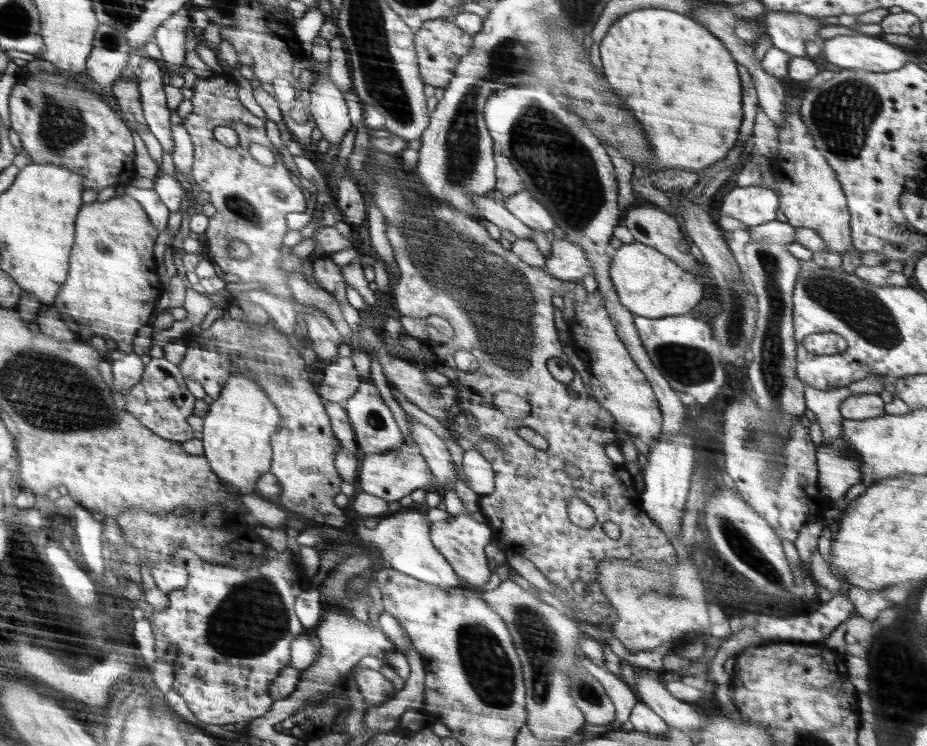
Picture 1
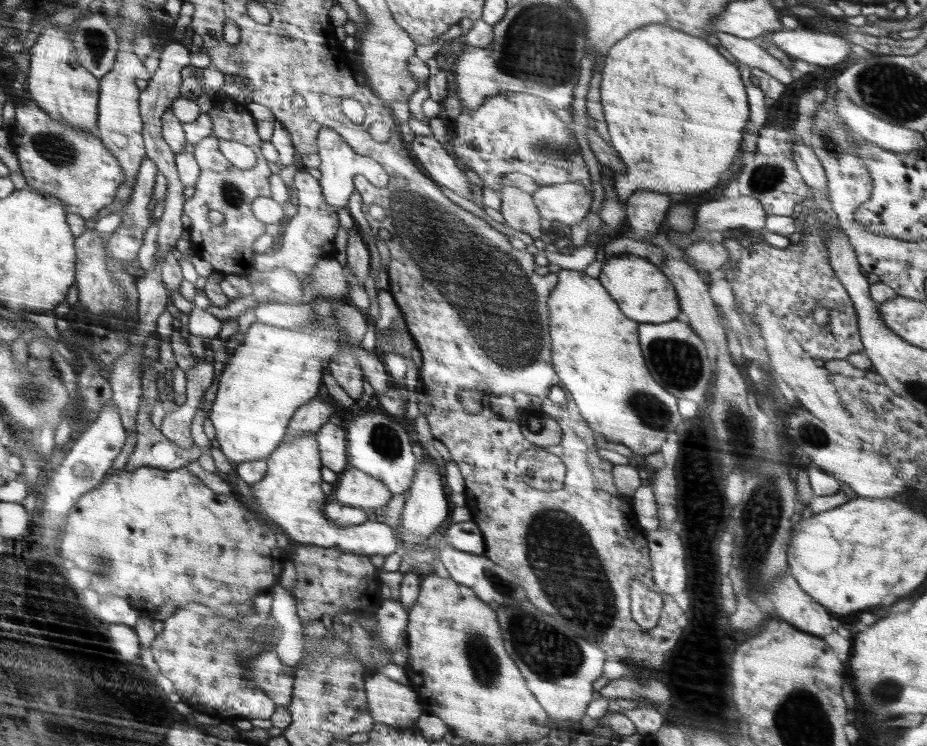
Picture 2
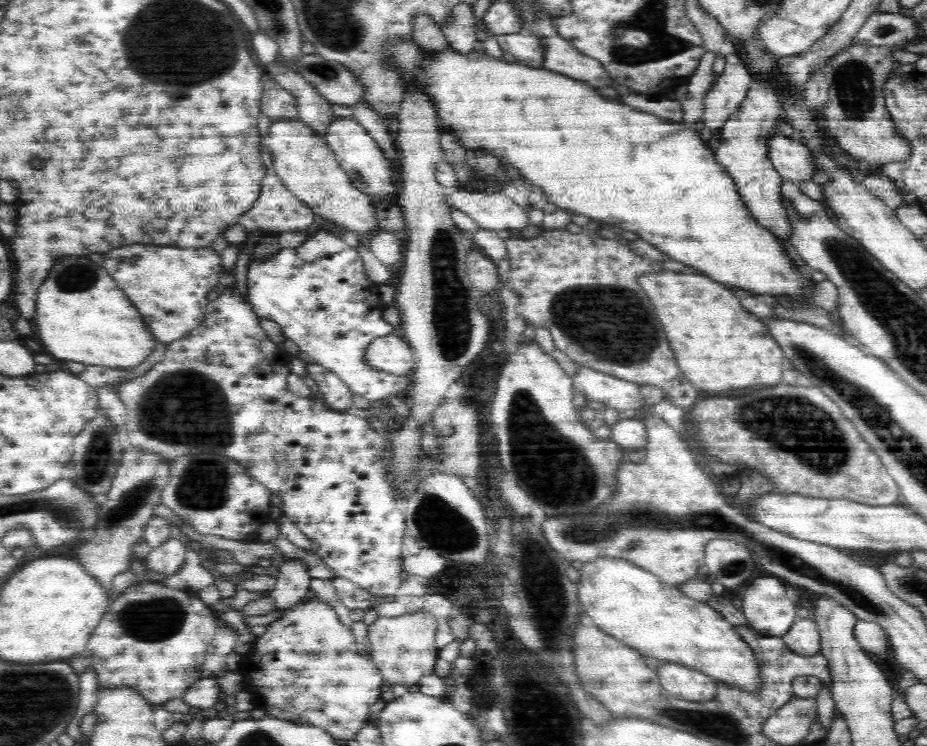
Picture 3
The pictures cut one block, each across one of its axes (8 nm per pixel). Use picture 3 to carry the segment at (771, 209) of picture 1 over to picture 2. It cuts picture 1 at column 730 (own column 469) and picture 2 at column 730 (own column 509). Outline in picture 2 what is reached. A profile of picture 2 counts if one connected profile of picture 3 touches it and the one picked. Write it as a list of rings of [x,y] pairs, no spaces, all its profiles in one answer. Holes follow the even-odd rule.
[[[749,196],[721,197],[702,203],[695,209],[696,232],[724,231],[730,228],[746,227],[761,230],[767,218],[760,201]]]

